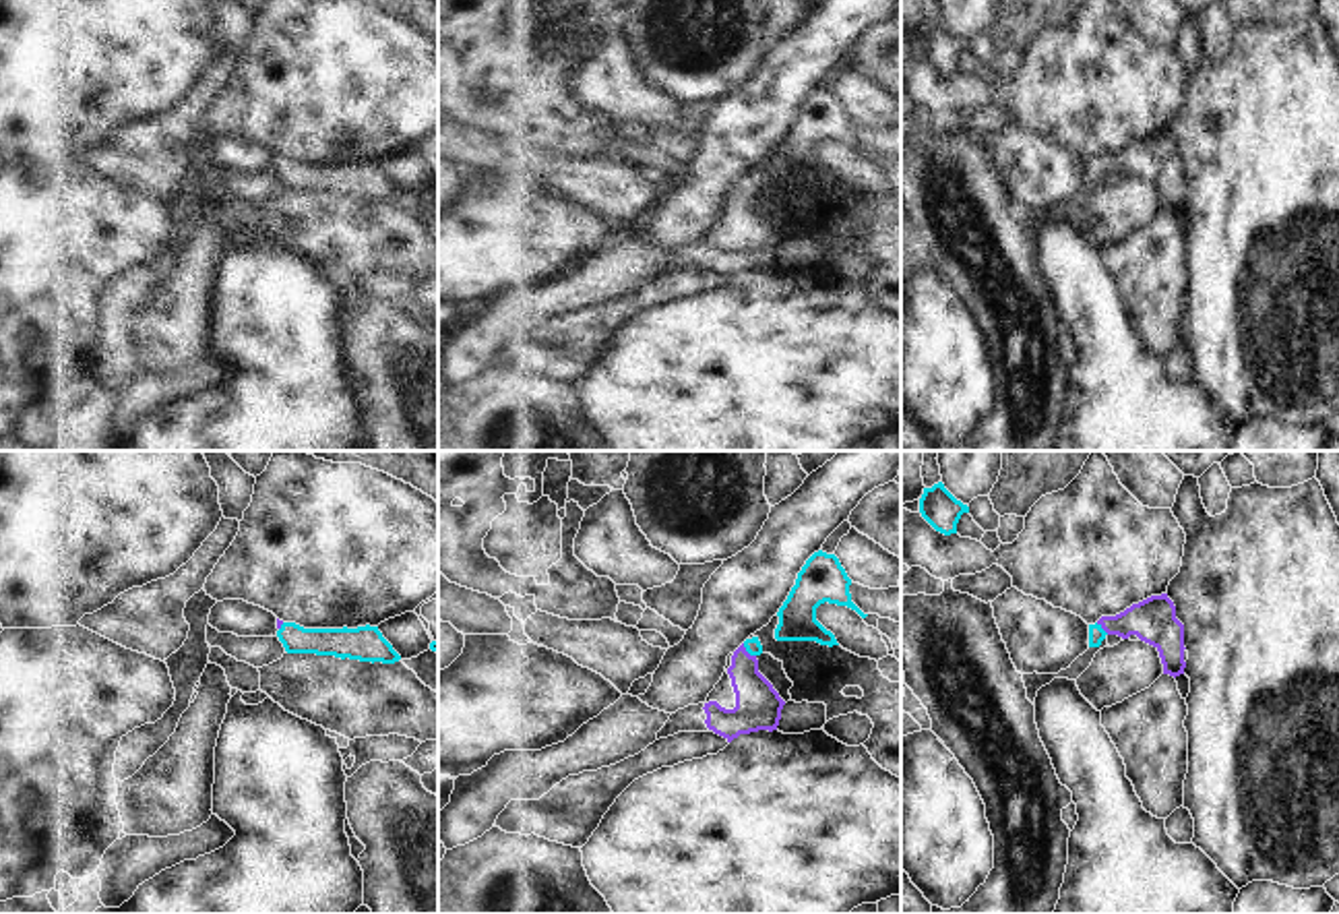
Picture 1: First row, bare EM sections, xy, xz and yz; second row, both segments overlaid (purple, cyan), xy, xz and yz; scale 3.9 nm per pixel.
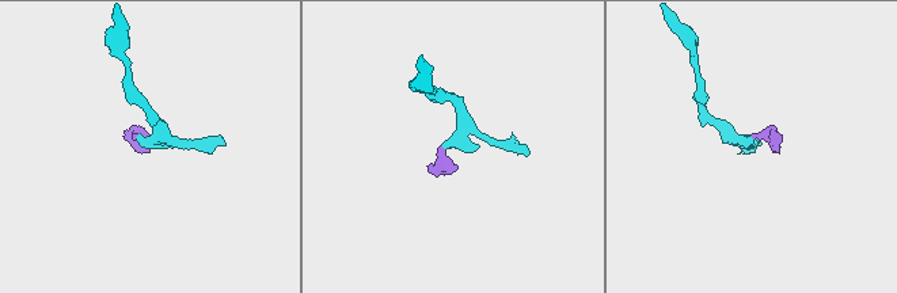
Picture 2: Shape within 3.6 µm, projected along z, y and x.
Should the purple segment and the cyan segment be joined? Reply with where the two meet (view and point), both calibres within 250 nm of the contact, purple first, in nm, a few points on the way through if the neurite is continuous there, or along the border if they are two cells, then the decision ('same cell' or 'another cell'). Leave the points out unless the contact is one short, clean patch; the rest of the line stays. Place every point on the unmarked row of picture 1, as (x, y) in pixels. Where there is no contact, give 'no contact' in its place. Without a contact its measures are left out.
contact xz (746, 189); calibres 180 and 70 nm; way xz (759, 242), (746, 218), (746, 189), (753, 183); same cell

